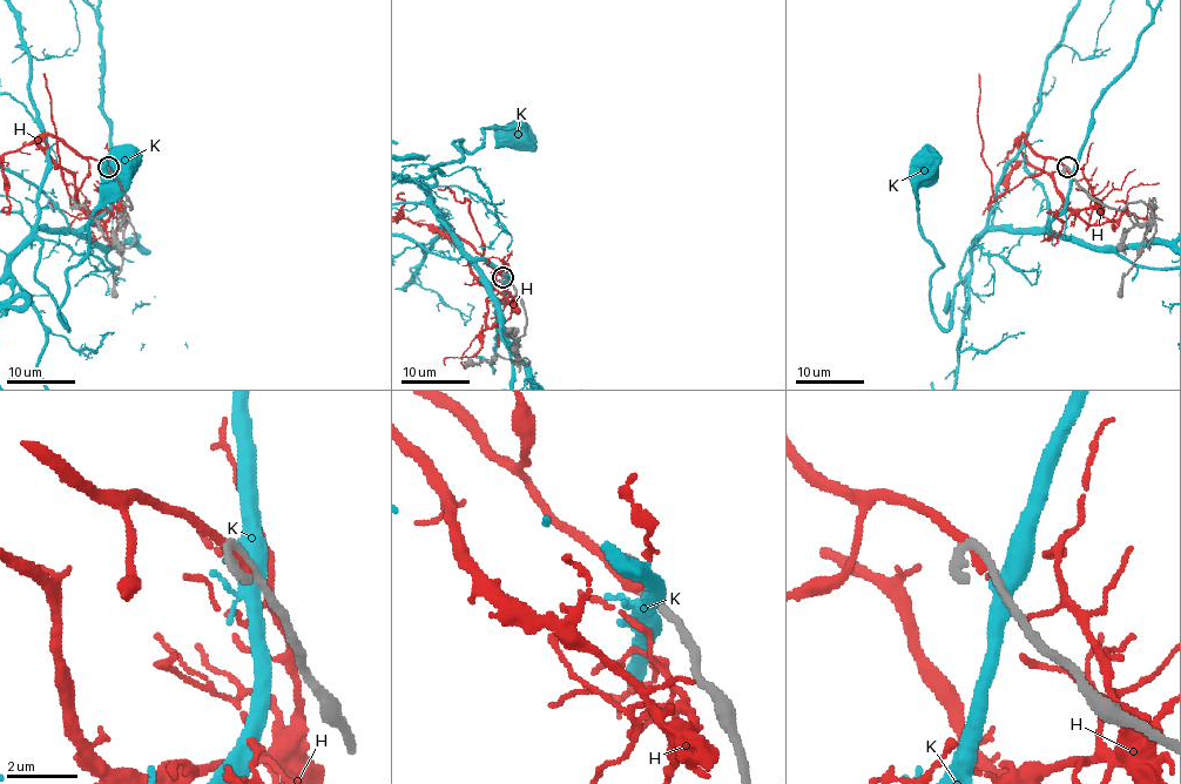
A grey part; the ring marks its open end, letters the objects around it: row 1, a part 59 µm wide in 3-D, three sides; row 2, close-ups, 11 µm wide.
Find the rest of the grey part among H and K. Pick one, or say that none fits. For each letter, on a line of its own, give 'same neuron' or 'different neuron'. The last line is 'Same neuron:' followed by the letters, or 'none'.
H: same neuron
K: different neuron
Same neuron: H

